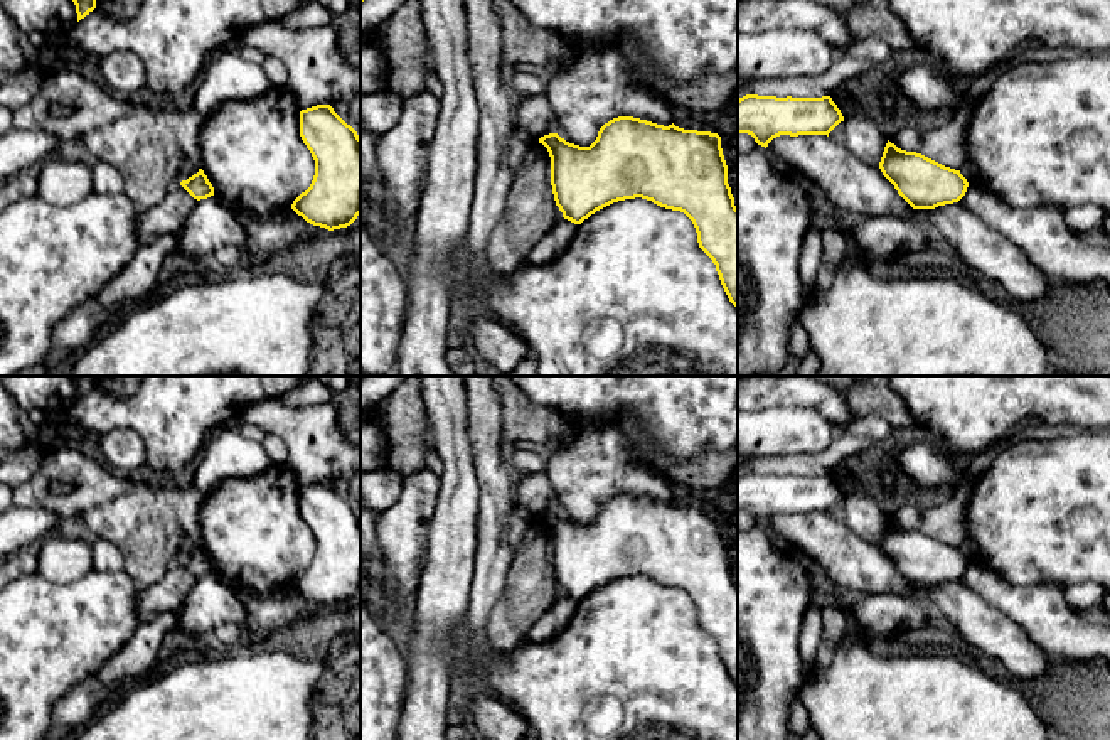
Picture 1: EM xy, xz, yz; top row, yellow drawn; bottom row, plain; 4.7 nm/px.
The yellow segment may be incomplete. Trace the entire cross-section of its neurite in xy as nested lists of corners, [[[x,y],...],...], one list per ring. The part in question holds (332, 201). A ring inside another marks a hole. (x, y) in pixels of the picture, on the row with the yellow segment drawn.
[[[330,105],[300,111],[300,137],[315,160],[315,175],[291,209],[328,231],[350,226],[360,214],[360,137]]]

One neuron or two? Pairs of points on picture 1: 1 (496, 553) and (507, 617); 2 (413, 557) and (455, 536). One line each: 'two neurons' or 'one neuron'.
1: two neurons
2: two neurons

